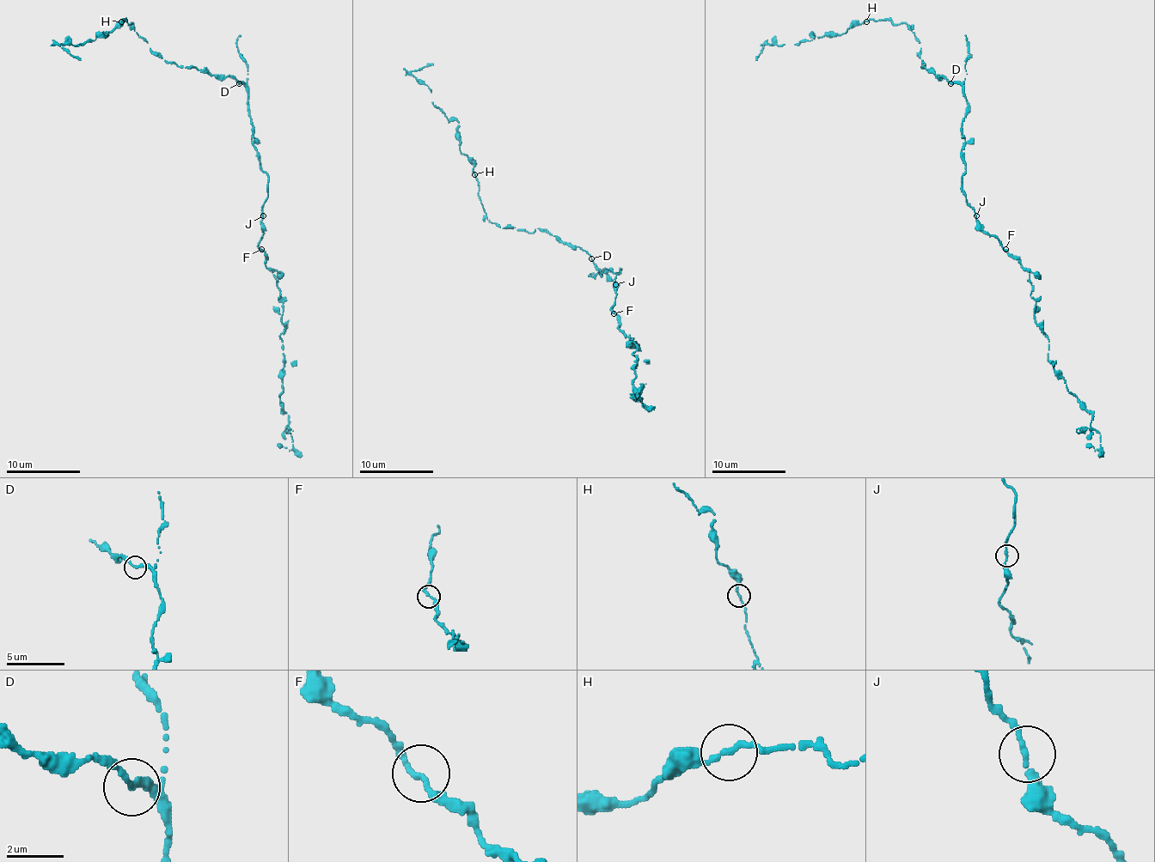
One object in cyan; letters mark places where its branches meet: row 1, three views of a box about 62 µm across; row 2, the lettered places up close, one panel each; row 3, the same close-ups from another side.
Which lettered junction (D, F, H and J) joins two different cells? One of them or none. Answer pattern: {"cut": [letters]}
{"cut": []}

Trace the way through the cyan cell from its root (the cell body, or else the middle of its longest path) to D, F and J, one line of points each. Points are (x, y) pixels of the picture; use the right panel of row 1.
D: (962, 131), (967, 100), (958, 83), (950, 83)
F: (962, 131), (965, 140), (962, 151), (965, 164), (962, 190), (974, 210), (978, 225), (1005, 249)
J: (962, 131), (965, 140), (962, 151), (965, 164), (962, 190), (976, 215)

